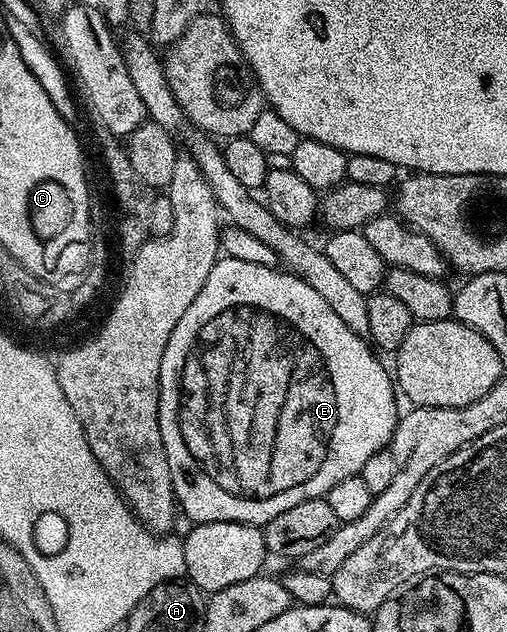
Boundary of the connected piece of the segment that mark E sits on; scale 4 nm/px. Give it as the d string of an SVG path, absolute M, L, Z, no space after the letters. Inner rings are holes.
M227 258L217 260L214 270L210 270L210 278L206 278L206 286L202 286L198 298L194 298L194 302L190 302L190 310L186 310L186 314L182 314L182 318L178 321L178 326L174 326L174 330L170 334L170 342L166 342L166 354L162 354L162 370L160 371L160 429L162 430L162 446L166 450L166 462L170 462L172 489L176 495L179 511L183 515L185 512L190 518L189 521L198 524L205 524L206 522L238 522L239 524L254 524L257 526L266 525L274 518L278 518L278 514L282 514L282 510L290 510L290 506L298 506L298 502L319 500L327 497L329 490L334 486L338 486L338 482L342 482L342 478L359 476L362 466L366 466L366 461L373 454L383 452L391 445L392 435L396 432L396 421L398 419L396 396L398 400L398 392L394 387L394 376L389 369L388 372L384 369L383 362L379 360L381 357L374 351L373 345L365 337L359 336L350 330L349 326L346 326L346 323L342 322L337 314L334 314L334 310L330 308L329 303L302 277L288 270L283 270L284 272L280 271L279 267L254 266L254 262L242 262L241 260L229 260Z

